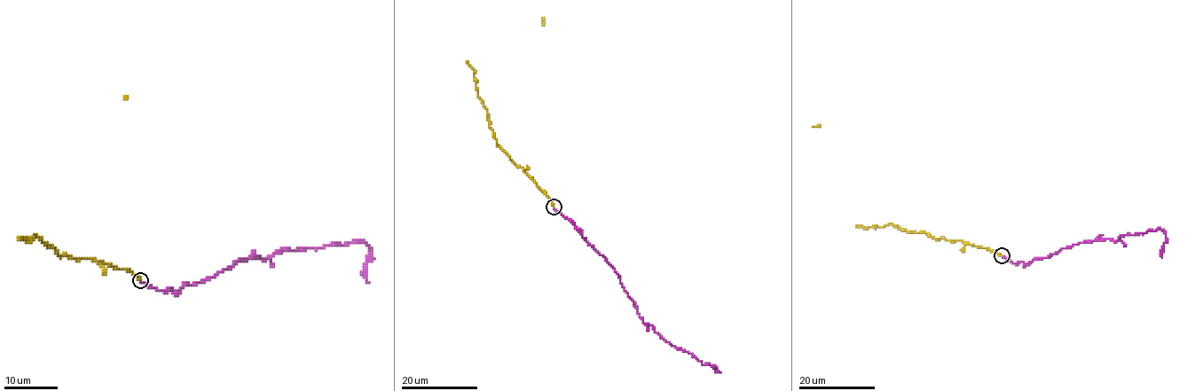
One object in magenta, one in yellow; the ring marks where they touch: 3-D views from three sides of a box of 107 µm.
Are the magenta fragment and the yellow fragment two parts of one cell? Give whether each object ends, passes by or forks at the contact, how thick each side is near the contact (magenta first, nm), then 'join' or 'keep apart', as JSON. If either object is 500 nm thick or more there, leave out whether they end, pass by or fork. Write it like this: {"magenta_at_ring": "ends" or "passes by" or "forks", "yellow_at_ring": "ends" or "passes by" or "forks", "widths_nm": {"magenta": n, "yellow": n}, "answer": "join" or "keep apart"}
{"magenta_at_ring": "ends", "yellow_at_ring": "ends", "widths_nm": {"magenta": 190, "yellow": 150}, "answer": "join"}

